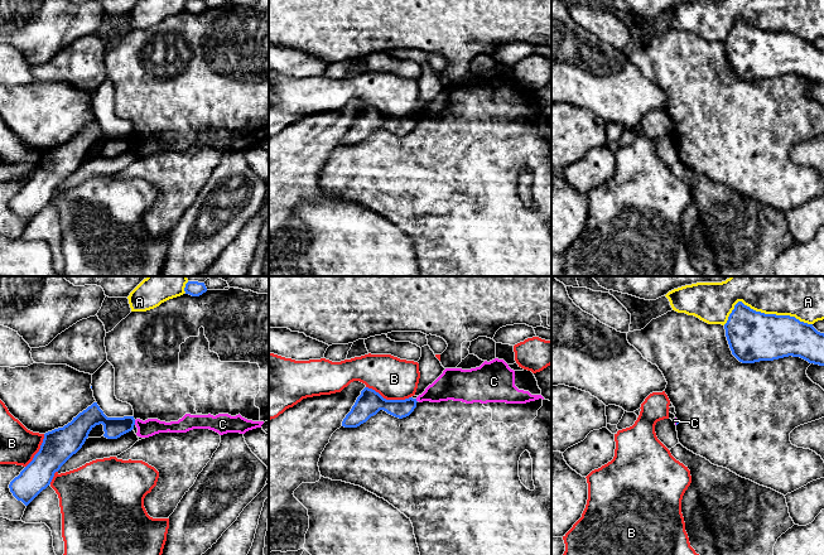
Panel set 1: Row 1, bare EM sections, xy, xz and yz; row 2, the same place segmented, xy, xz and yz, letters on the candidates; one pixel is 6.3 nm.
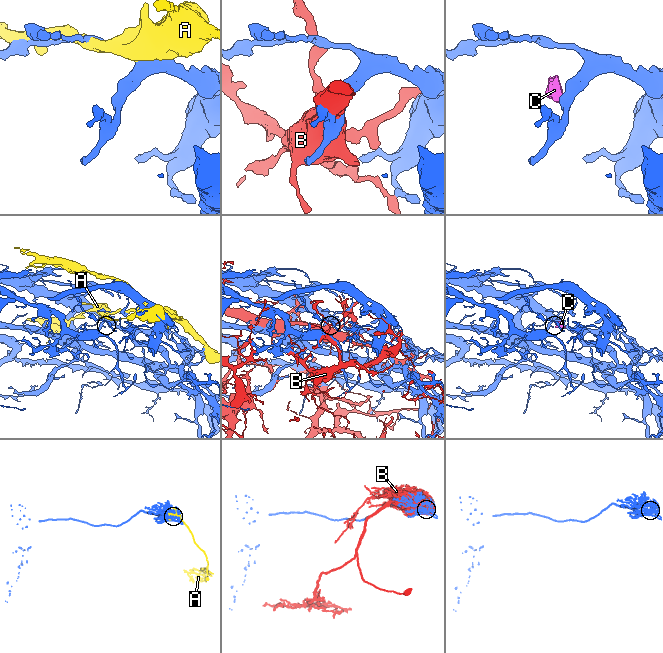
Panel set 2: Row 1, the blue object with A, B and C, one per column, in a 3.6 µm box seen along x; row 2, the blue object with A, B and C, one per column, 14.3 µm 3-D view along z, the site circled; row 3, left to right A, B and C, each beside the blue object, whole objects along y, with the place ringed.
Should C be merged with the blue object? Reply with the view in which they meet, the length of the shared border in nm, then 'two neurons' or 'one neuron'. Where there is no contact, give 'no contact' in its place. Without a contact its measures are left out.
contact in xy; length 30 nm; two neurons

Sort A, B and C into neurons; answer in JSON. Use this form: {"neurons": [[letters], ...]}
{"neurons": [["A"], ["B"], ["C"]]}

